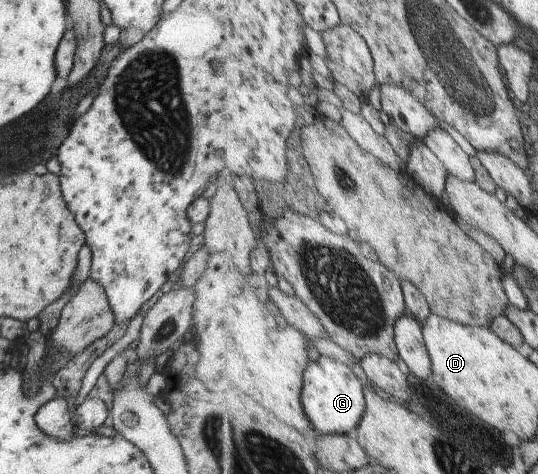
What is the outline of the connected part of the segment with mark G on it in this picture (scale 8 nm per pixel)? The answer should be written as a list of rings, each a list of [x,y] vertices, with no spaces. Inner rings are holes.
[[[320,354],[317,363],[312,363],[305,371],[305,385],[302,394],[303,406],[312,422],[318,439],[323,435],[354,435],[364,417],[367,401],[365,387],[354,375],[351,363],[345,363],[336,357]]]

